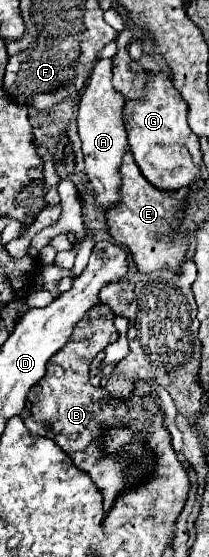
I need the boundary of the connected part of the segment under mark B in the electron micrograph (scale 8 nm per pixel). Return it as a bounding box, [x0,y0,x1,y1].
[26,305,150,513]

